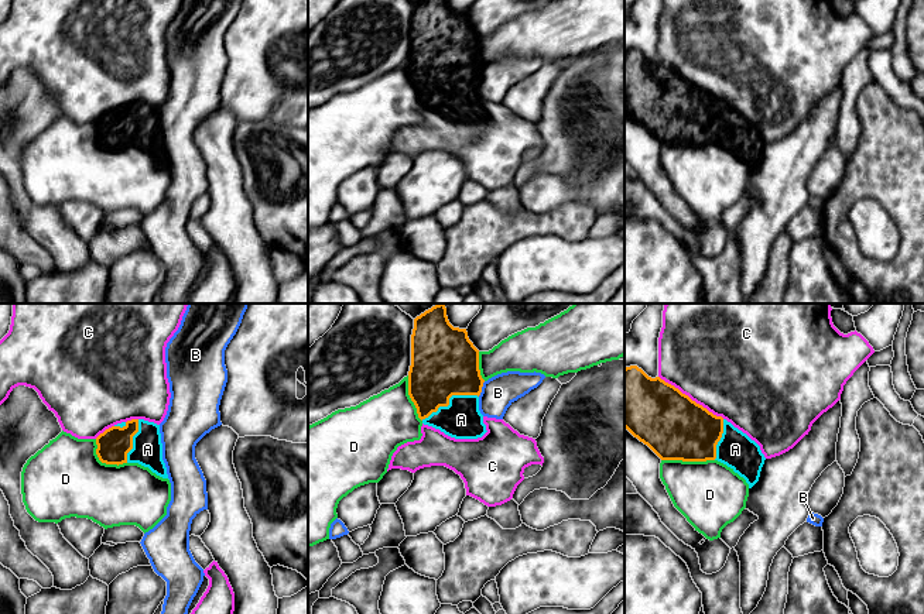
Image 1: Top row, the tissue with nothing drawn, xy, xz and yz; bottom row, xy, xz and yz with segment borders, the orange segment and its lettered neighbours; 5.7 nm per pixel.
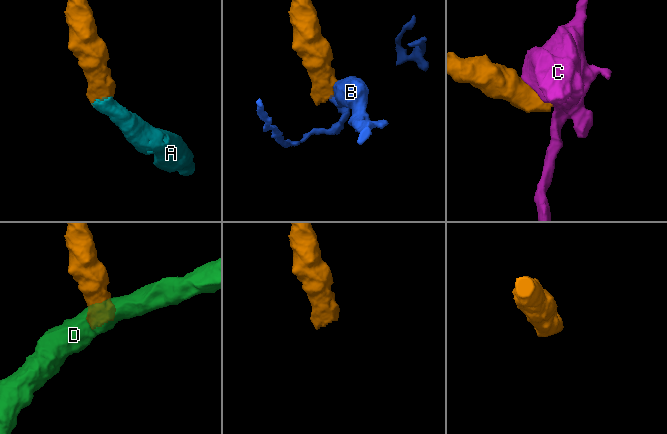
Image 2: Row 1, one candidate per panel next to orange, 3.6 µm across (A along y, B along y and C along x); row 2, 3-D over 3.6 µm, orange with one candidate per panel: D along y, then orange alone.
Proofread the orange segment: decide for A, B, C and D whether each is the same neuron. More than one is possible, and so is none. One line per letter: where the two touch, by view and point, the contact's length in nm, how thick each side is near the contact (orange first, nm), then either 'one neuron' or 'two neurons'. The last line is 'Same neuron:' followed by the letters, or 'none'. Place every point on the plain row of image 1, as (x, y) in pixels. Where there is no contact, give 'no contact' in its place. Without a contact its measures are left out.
A: xz (448, 85) | 360 nm | 380/220 nm | one neuron
B: xz (481, 72) | 100 nm | 380/190 nm | two neurons
C: yz (690, 82) | 440 nm | 360/500 nm | two neurons
D: yz (688, 144) | 300 nm | 360/380 nm | two neurons
Same neuron: A

